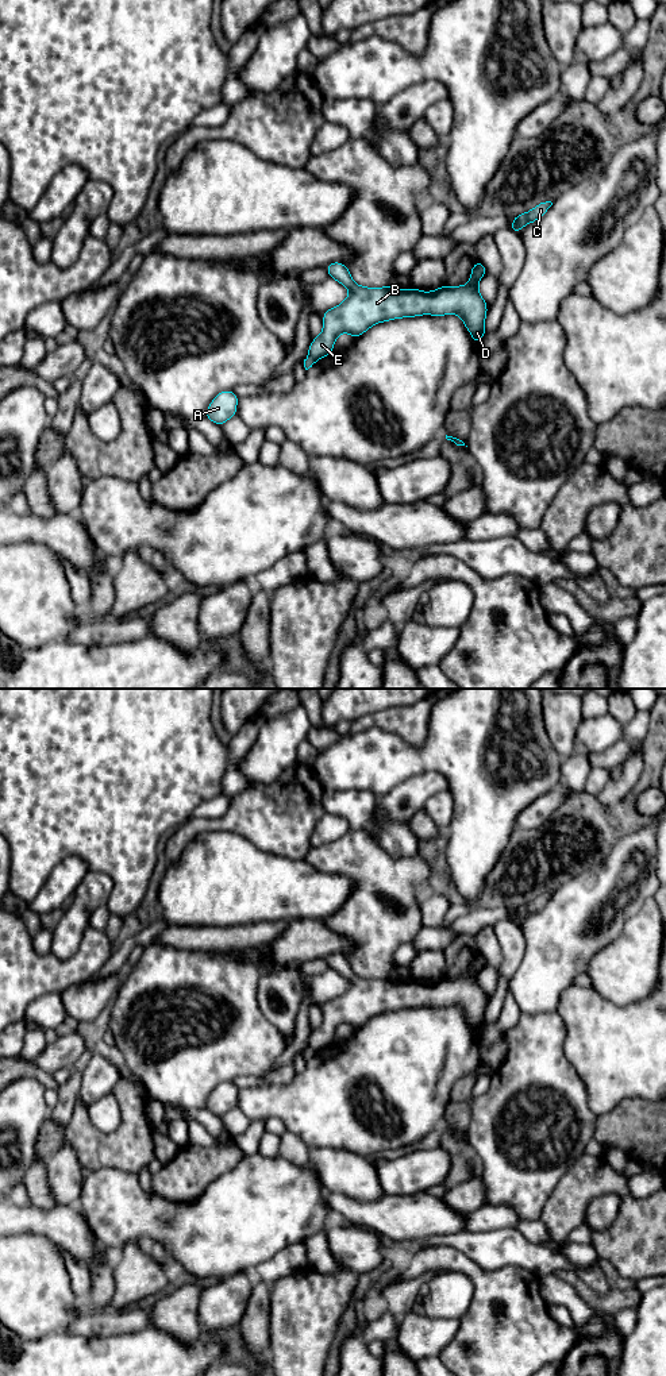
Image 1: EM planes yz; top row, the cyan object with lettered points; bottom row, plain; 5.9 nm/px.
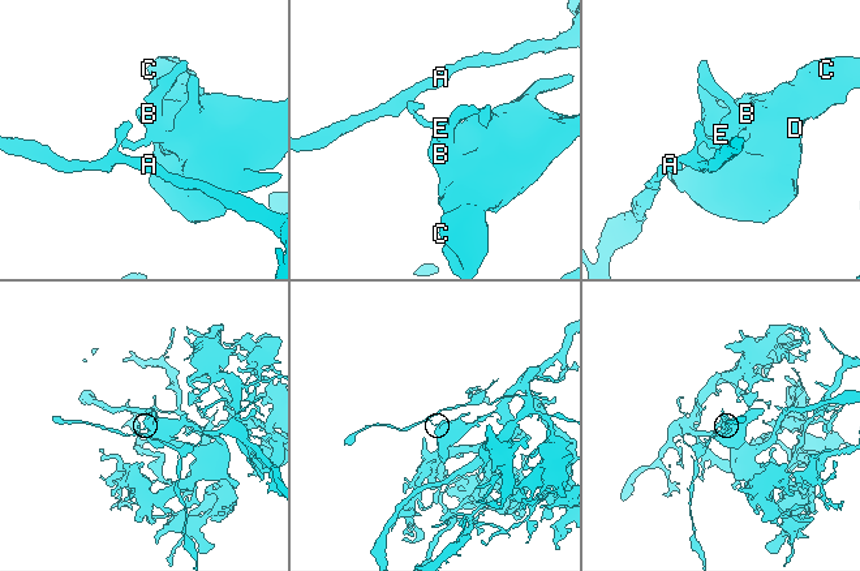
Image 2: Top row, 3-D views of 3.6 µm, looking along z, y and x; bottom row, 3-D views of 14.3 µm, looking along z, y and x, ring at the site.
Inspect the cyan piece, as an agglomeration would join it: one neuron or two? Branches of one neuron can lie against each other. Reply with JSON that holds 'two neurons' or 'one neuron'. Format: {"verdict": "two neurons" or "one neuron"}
{"verdict": "two neurons"}

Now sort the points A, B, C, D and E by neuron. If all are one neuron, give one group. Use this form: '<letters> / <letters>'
A / B C D E

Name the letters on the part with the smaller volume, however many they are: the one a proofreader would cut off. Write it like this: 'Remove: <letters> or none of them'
Remove: A

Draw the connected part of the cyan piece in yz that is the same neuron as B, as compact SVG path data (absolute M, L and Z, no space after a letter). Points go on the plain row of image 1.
M481 952L471 959L470 974L463 978L444 978L434 983L396 980L393 978L365 979L357 976L346 956L331 953L328 967L346 978L349 988L323 1005L323 1024L312 1030L308 1045L316 1052L334 1044L339 1025L347 1024L358 1030L377 1014L421 1006L444 1007L457 1005L471 1024L474 1034L486 1025L488 995L478 983L480 971L488 965Z

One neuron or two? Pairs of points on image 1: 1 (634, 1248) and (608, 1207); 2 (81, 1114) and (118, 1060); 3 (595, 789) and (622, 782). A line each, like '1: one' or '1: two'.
1: two
2: two
3: two

